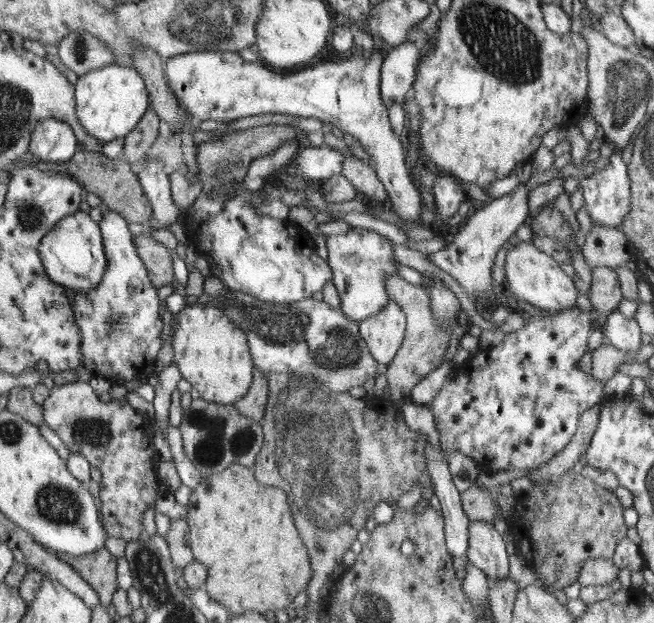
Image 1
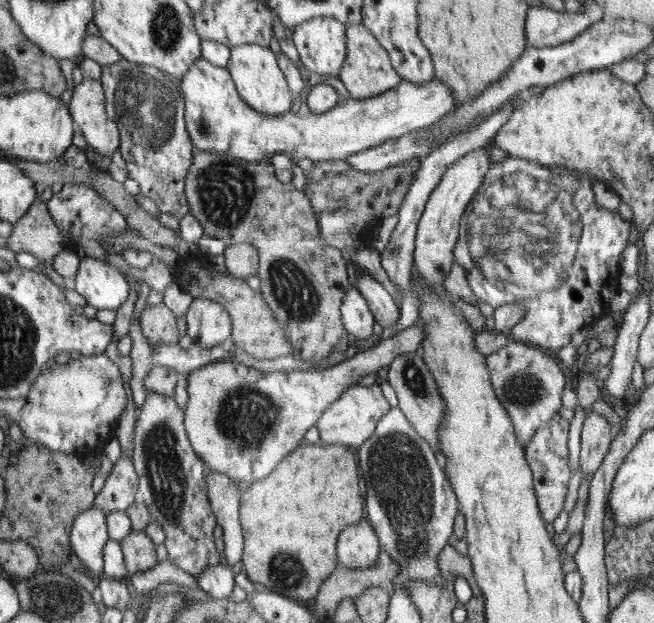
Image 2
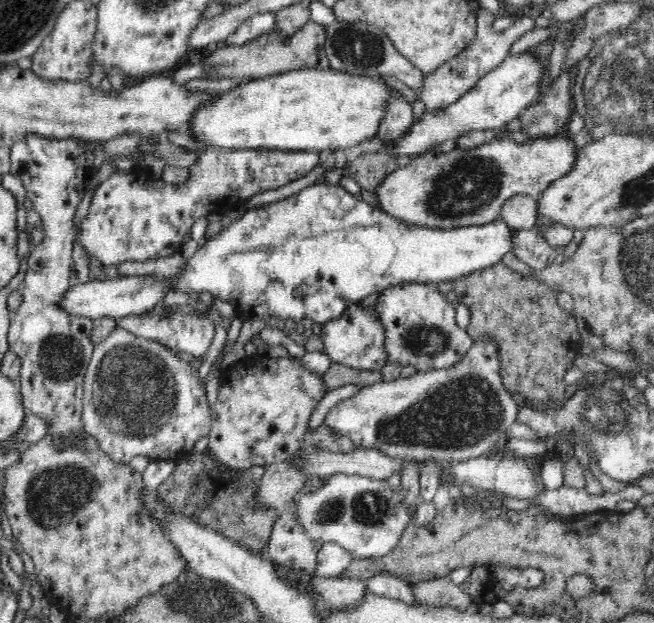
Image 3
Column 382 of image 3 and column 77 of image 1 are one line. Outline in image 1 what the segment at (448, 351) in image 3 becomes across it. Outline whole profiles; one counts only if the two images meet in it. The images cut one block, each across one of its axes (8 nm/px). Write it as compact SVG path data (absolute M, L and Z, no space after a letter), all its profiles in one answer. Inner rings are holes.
M108 212L100 222L107 252L107 270L96 289L78 291L72 301L76 323L82 331L83 365L94 375L103 375L112 384L124 385L136 376L154 372L154 360L162 346L162 318L158 314L158 294L138 258L128 222L118 213Z

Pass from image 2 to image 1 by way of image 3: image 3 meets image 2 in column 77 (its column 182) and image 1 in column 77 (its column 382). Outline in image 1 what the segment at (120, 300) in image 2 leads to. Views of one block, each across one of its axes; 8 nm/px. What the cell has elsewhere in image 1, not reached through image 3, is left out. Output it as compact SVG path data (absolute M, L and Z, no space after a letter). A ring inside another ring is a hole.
M82 211L70 214L48 232L39 247L43 265L52 282L75 292L96 289L107 270L107 252L101 228Z

